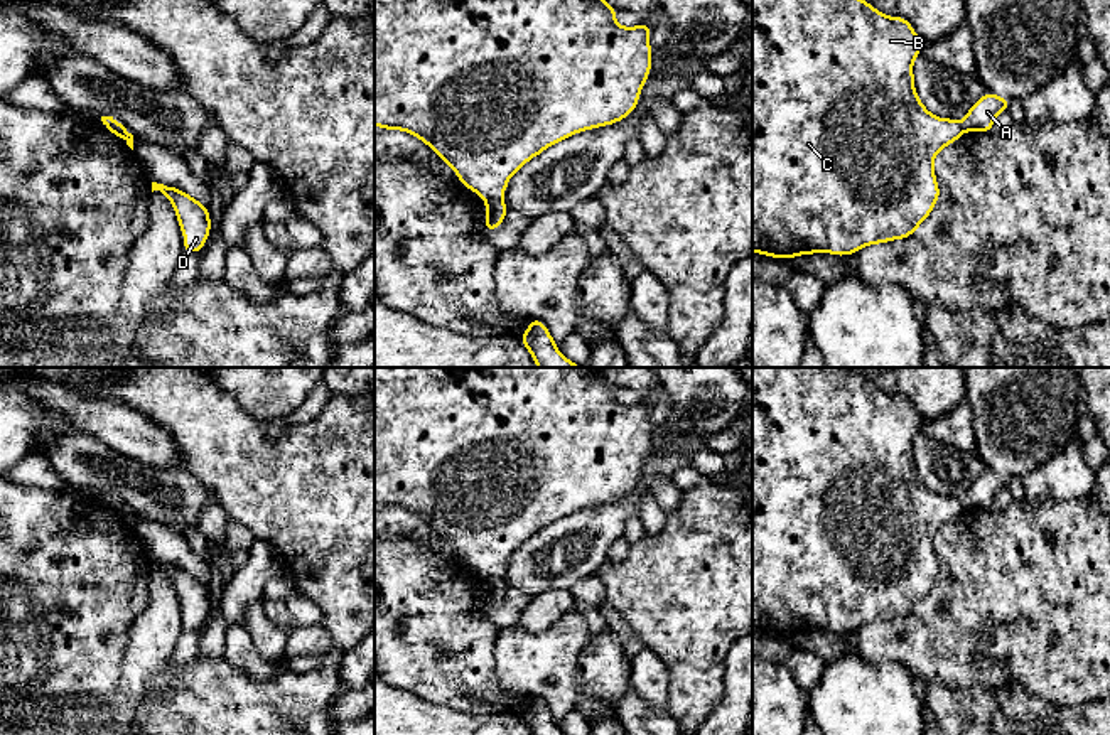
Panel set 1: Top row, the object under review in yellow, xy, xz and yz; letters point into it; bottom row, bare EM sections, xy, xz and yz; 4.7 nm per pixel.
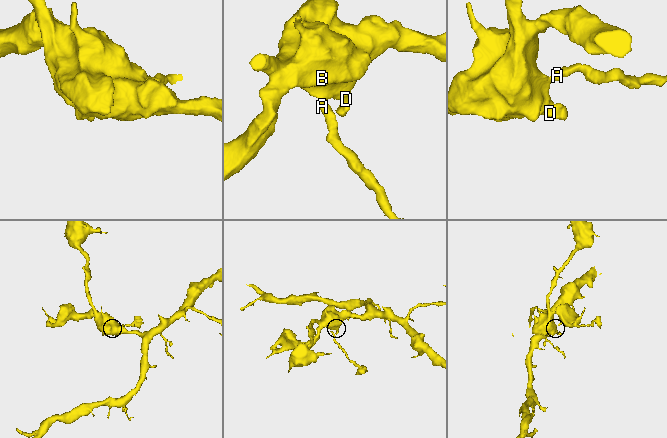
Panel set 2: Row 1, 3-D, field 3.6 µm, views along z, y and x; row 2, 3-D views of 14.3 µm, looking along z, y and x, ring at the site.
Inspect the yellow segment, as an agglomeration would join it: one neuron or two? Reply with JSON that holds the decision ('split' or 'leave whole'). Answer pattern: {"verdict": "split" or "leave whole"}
{"verdict": "split"}

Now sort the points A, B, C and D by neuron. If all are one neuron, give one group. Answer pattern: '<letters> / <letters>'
A / B C D

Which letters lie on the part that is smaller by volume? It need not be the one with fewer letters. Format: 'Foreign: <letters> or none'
Foreign: A

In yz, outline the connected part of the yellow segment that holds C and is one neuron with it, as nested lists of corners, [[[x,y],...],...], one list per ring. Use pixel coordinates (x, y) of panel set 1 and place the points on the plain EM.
[[[752,368],[752,630],[773,634],[778,637],[796,636],[813,630],[832,630],[835,634],[854,632],[865,624],[889,620],[909,615],[921,600],[931,592],[940,577],[940,563],[935,555],[935,534],[950,521],[963,512],[962,501],[951,496],[938,496],[924,486],[914,467],[913,442],[921,432],[921,415],[914,410],[904,394],[887,394],[874,386],[864,376],[852,373],[849,368]]]

